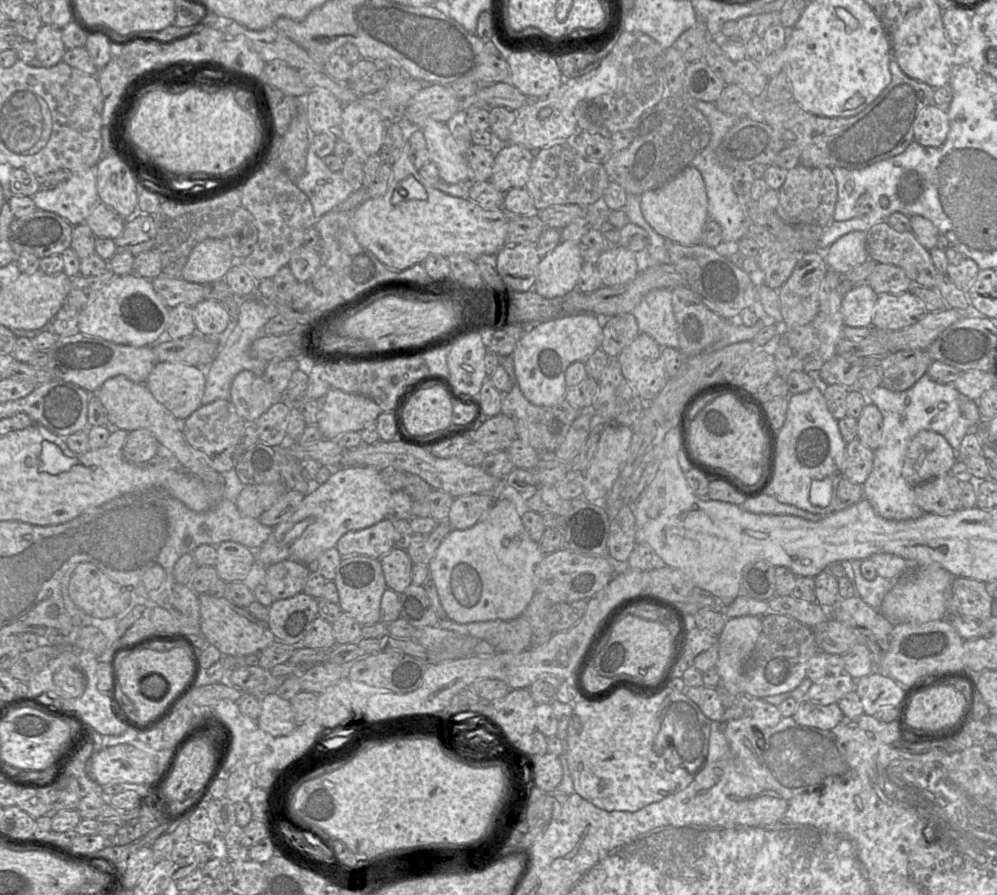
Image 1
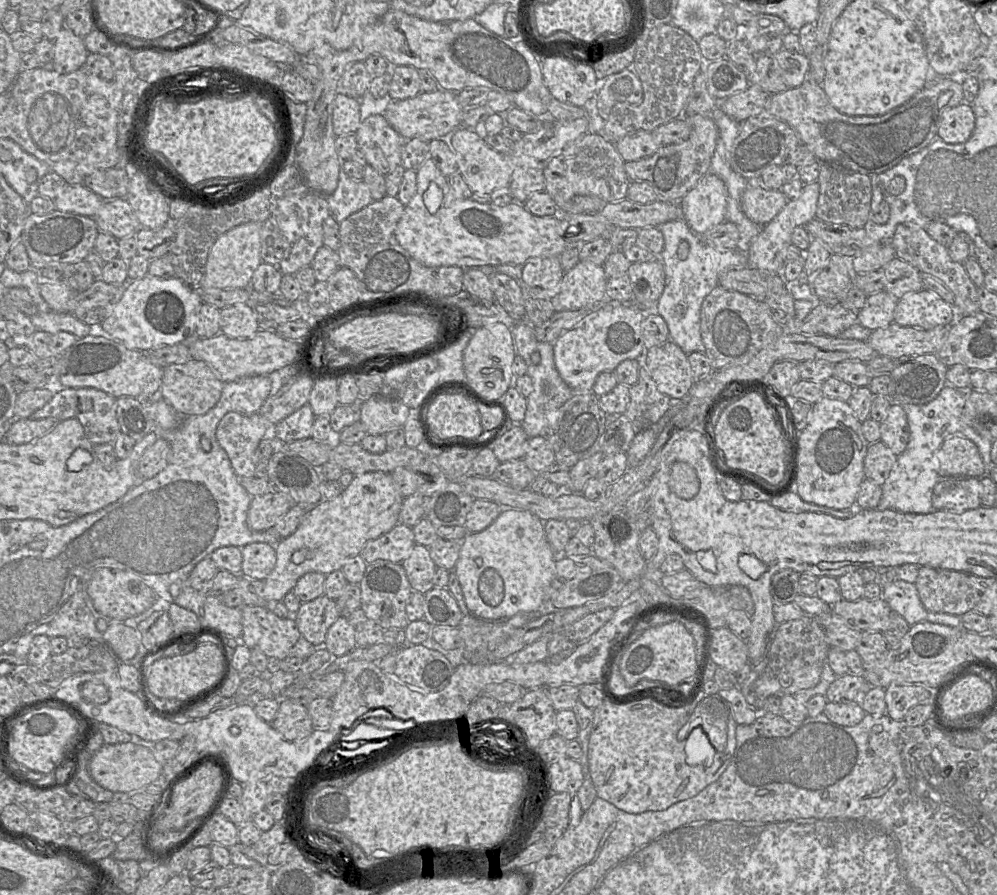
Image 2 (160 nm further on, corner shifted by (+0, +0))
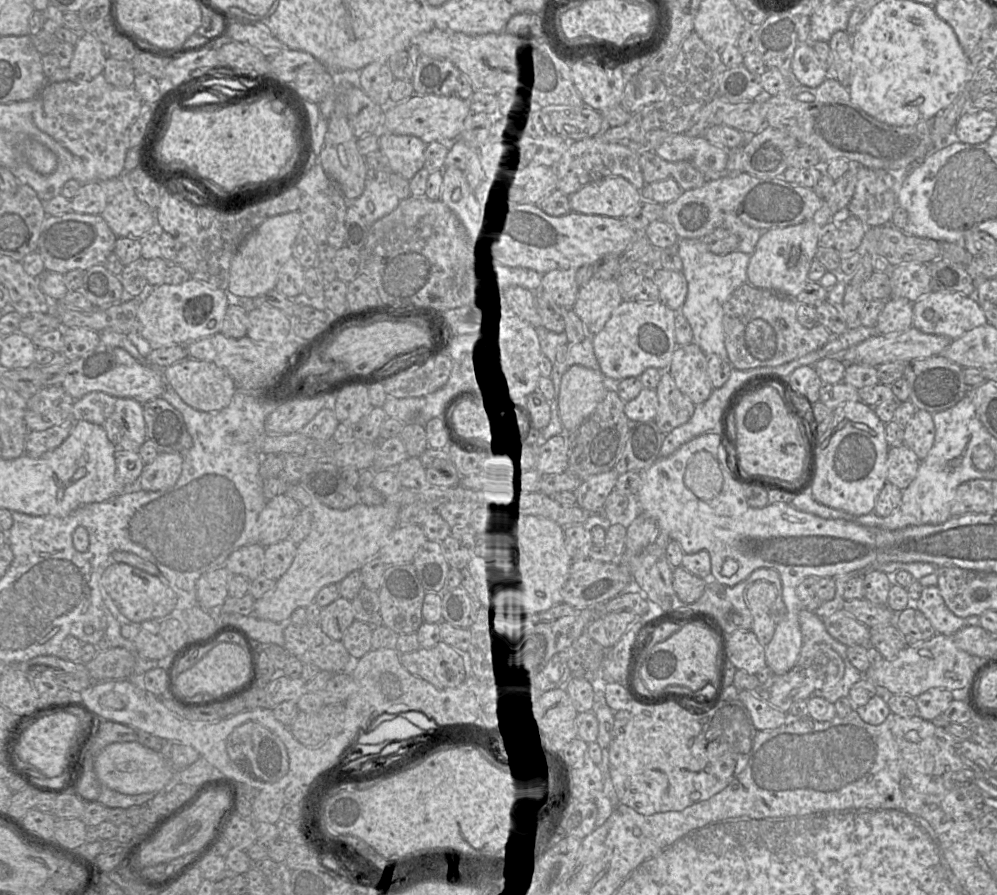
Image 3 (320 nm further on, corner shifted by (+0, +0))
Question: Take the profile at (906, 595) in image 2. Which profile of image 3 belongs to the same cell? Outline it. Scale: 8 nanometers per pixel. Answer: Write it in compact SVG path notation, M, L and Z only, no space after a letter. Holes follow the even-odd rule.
M936 586L924 587L914 606L931 622L936 633L953 636L966 626L979 625L979 616L958 617L945 604Z

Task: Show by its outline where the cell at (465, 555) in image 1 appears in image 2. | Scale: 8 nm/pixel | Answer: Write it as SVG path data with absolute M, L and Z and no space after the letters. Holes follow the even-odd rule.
M503 510L487 528L466 536L452 572L461 585L471 614L483 620L507 619L520 613L534 612L547 600L557 557L546 538L544 521L529 512Z

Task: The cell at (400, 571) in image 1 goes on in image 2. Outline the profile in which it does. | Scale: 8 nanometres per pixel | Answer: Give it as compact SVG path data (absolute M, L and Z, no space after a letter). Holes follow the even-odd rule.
M416 544L401 564L414 591L425 594L434 588L433 577L437 567L430 557L428 547Z

